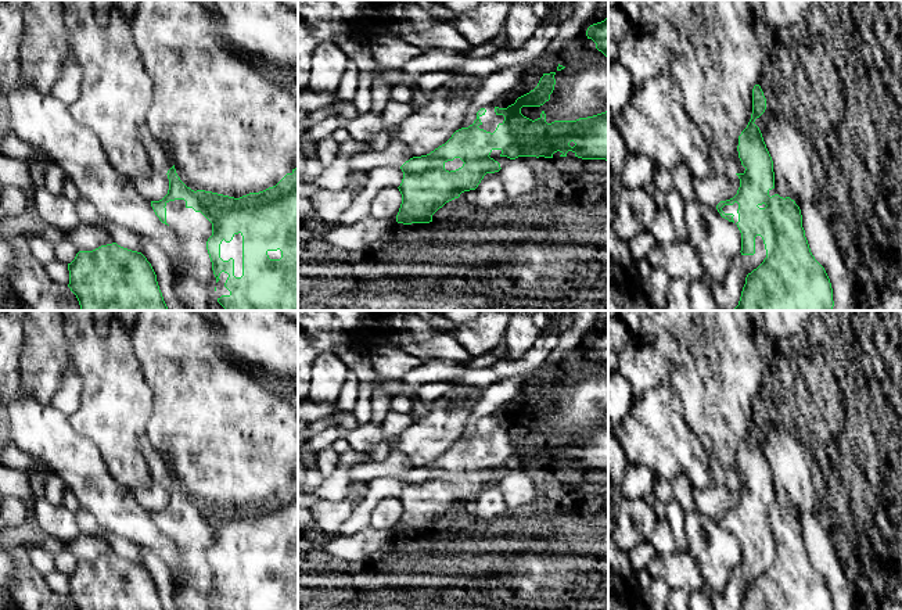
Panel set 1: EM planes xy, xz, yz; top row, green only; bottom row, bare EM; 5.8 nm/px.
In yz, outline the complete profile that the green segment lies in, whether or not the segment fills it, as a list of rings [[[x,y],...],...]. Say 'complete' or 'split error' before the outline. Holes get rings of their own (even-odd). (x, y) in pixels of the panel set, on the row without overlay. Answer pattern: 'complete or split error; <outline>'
complete; [[[759,395],[752,399],[752,424],[747,438],[739,446],[739,469],[741,476],[745,478],[743,484],[736,484],[740,489],[740,498],[737,505],[726,512],[720,512],[716,516],[718,523],[722,528],[733,532],[733,524],[725,524],[722,518],[725,516],[739,514],[739,532],[736,534],[741,543],[741,566],[755,564],[755,548],[761,546],[766,560],[766,568],[763,573],[754,580],[745,588],[745,595],[741,602],[740,610],[833,610],[833,599],[830,589],[824,578],[815,570],[811,563],[808,550],[805,548],[805,541],[802,538],[802,525],[799,517],[790,507],[780,507],[779,505],[769,506],[769,502],[775,499],[775,482],[773,471],[763,452],[759,438],[754,434],[766,420],[766,409]]]

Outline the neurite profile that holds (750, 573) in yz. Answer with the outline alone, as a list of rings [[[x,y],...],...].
[[[761,546],[755,548],[755,564],[754,566],[743,566],[743,580],[744,580],[744,592],[743,598],[745,595],[745,588],[748,584],[751,584],[754,580],[757,580],[763,570],[766,568],[766,560],[765,555]]]

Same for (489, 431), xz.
[[[493,415],[486,416],[485,420],[486,420],[486,423],[482,427],[479,427],[482,434],[478,438],[493,444],[496,441],[497,435],[503,434],[504,427],[497,426],[495,423]]]

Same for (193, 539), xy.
[[[184,510],[166,513],[166,534],[177,543],[183,557],[184,568],[188,573],[186,585],[173,589],[173,600],[179,610],[218,610],[215,602],[216,588],[206,560],[206,552],[212,546],[212,534],[193,518],[186,517]]]

